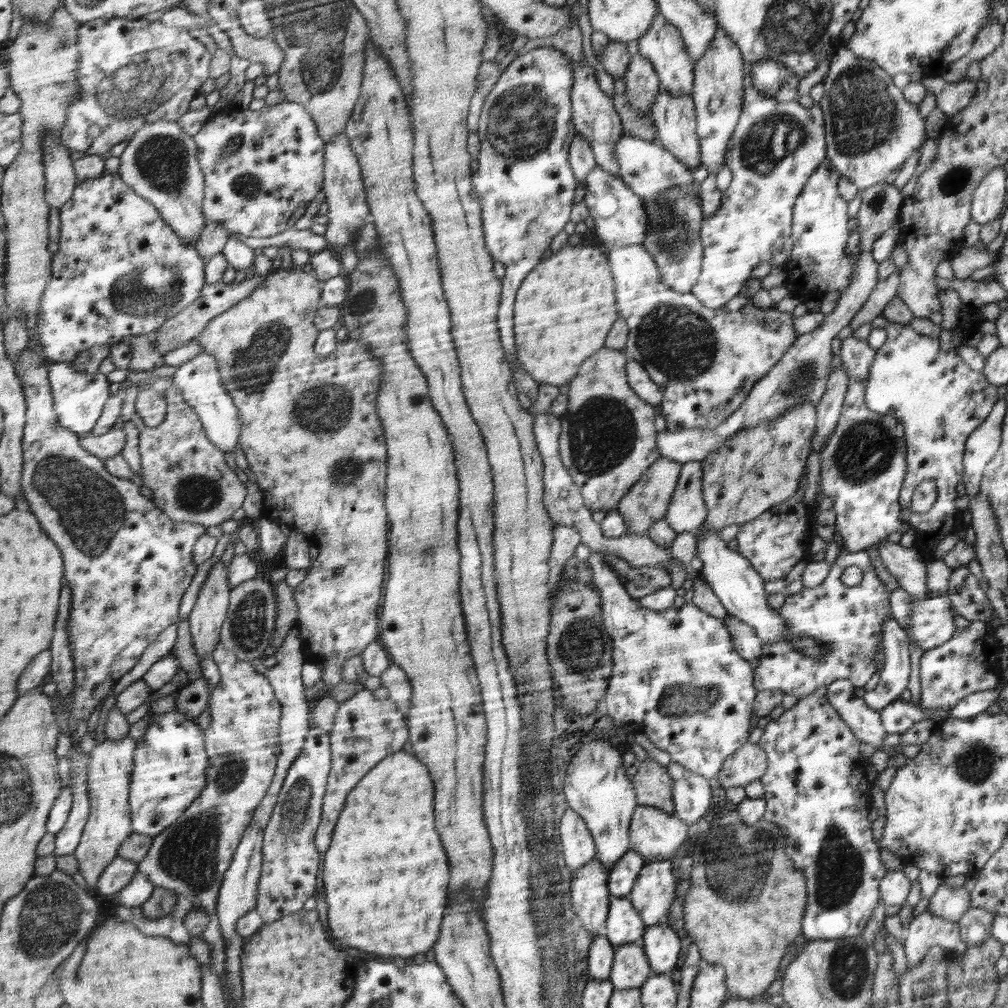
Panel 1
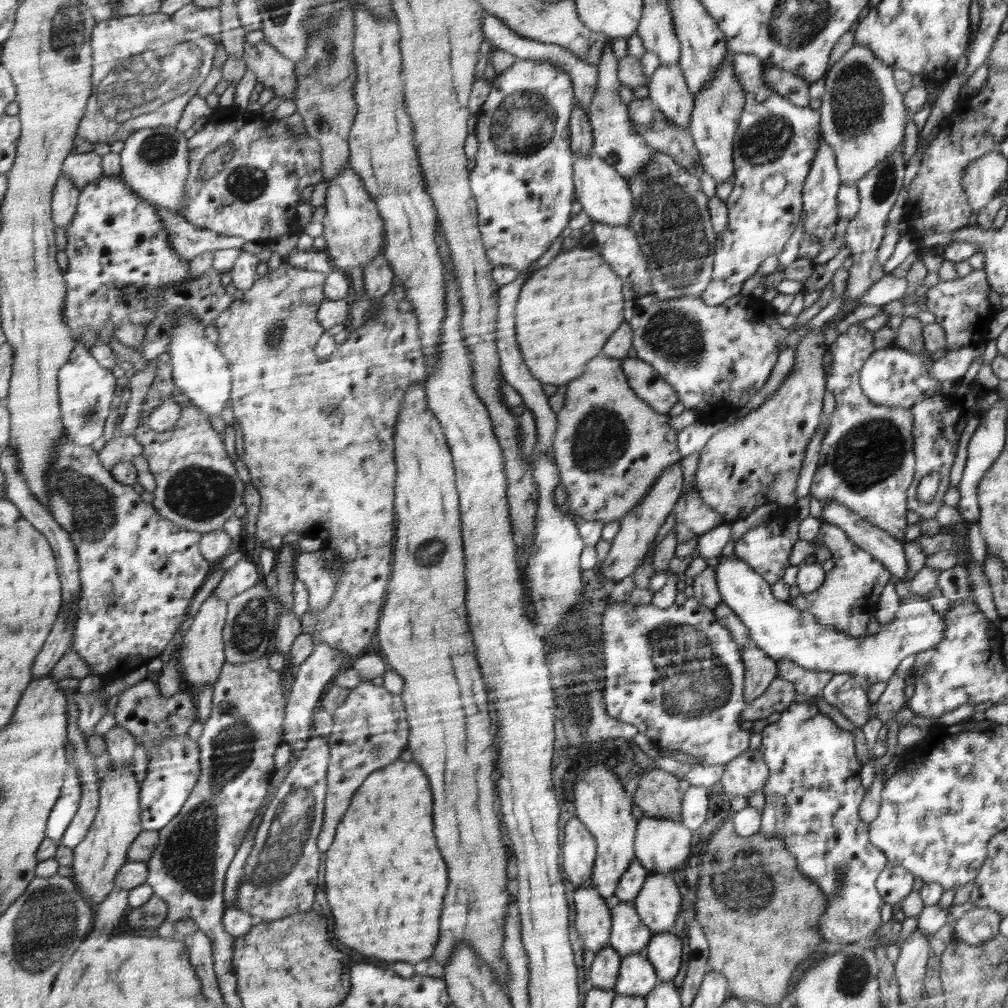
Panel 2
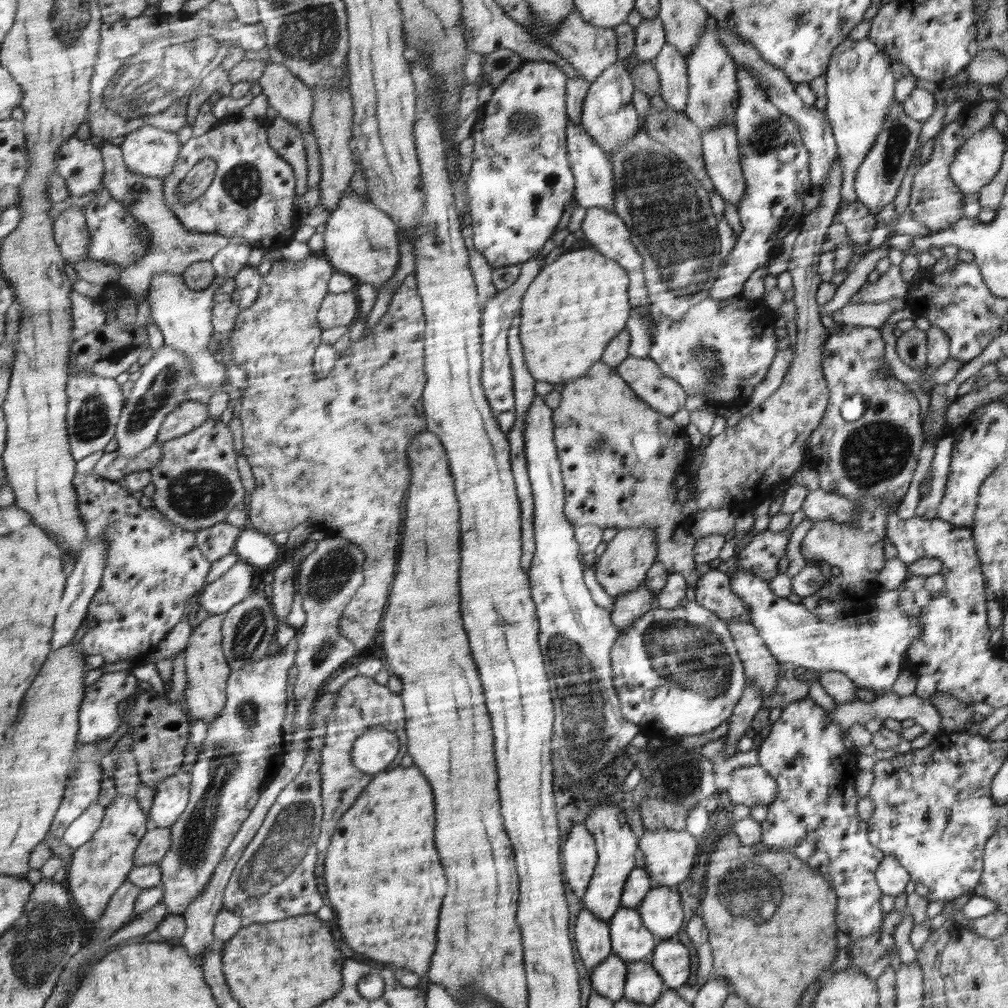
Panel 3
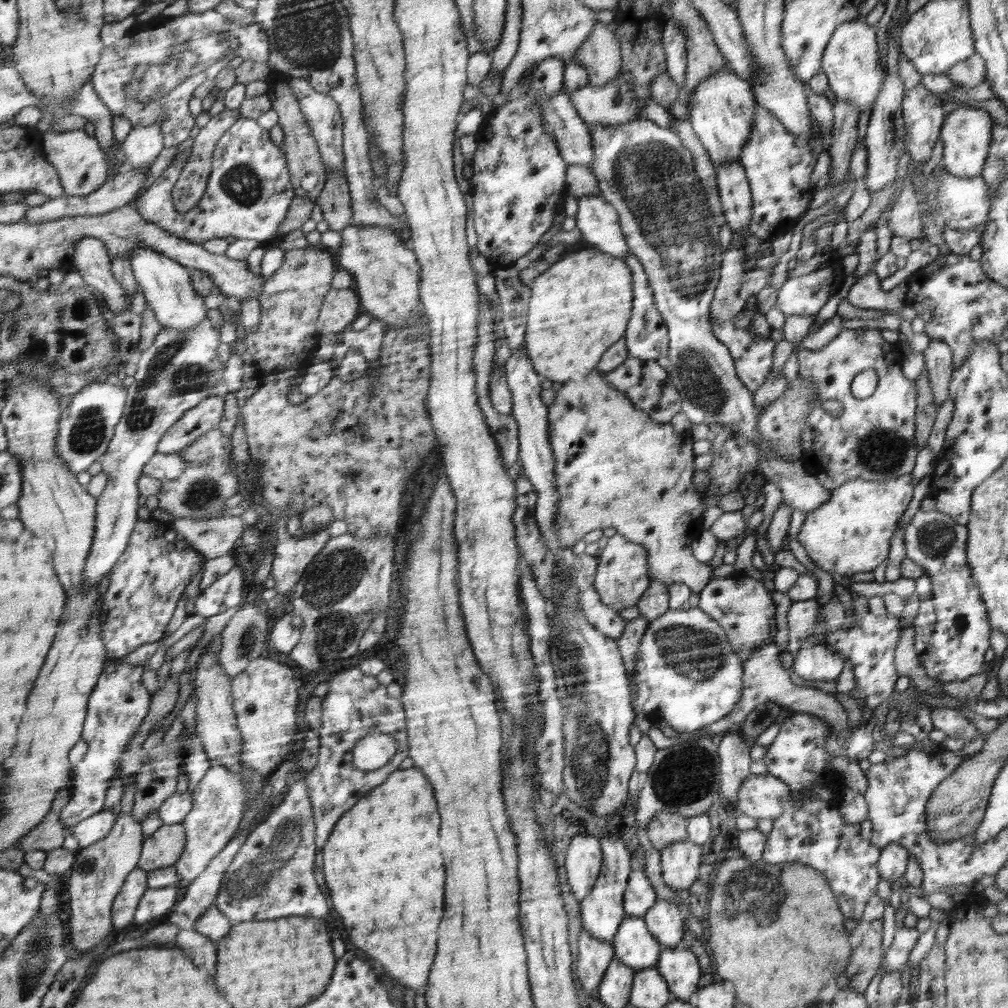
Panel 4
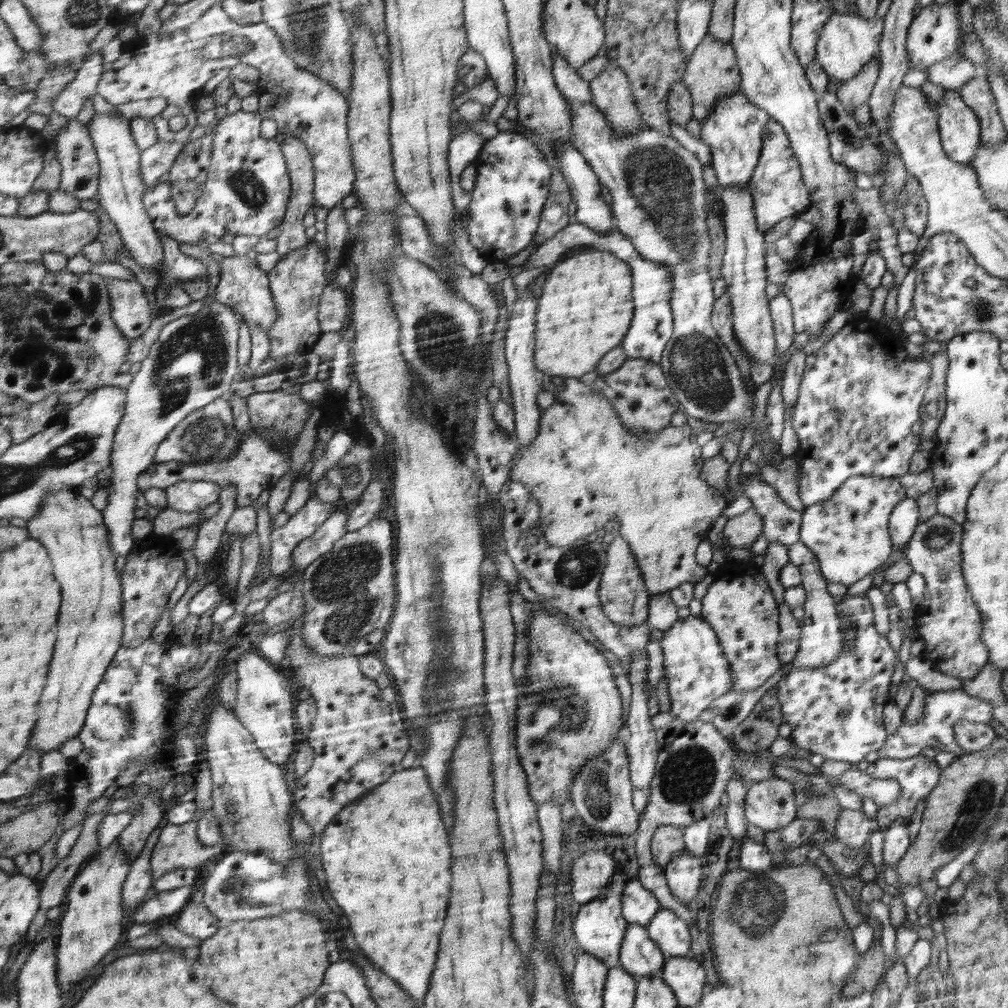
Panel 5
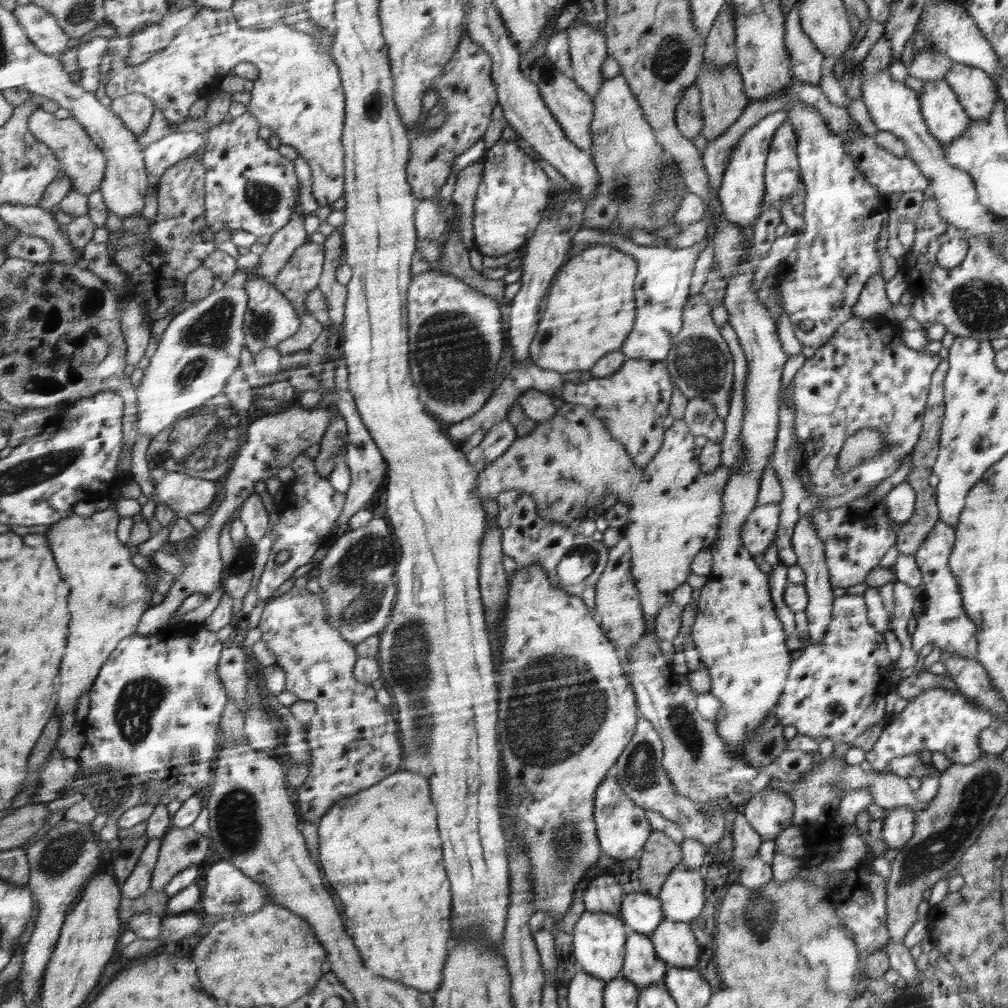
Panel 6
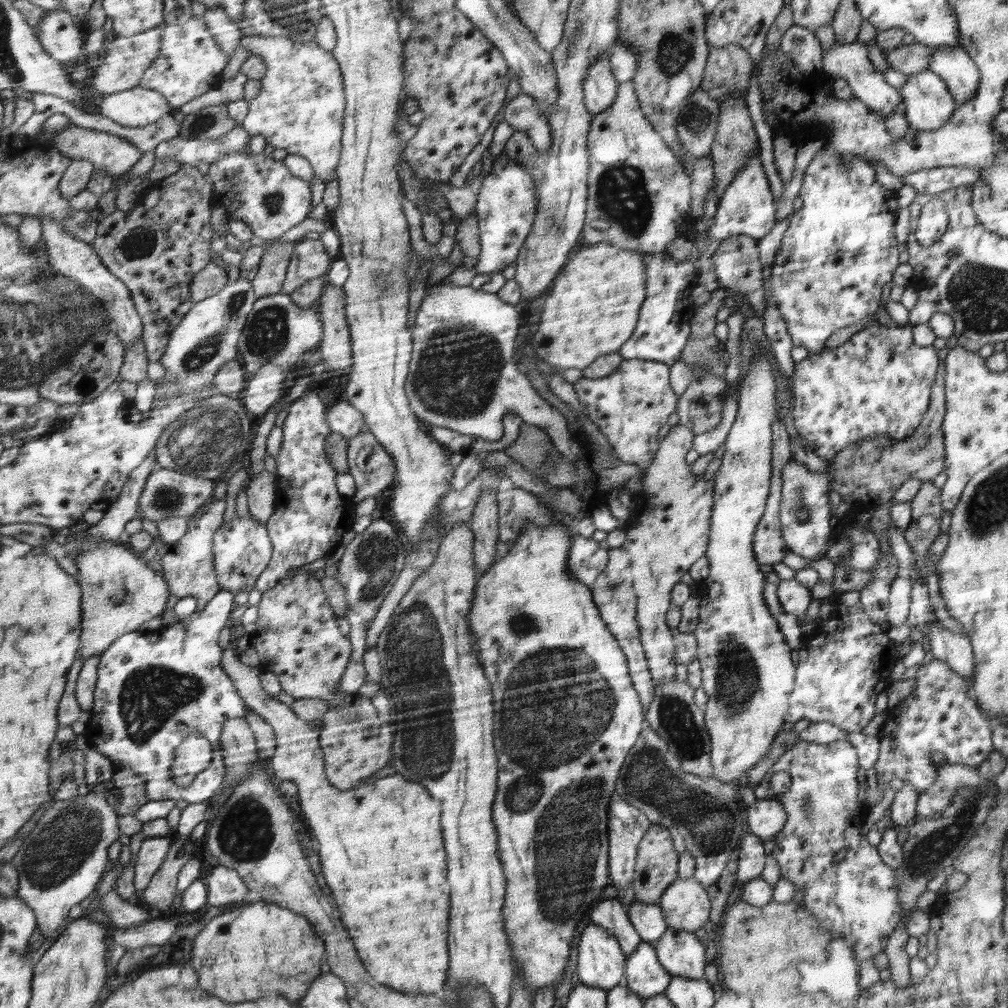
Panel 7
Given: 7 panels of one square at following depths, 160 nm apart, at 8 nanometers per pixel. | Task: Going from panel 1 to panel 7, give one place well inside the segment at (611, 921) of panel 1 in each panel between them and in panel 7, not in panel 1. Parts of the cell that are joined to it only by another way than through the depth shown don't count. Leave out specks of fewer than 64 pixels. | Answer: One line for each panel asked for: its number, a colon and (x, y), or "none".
2: (629, 936)
3: (632, 940)
4: (636, 946)
5: (640, 956)
6: (643, 966)
7: (646, 977)

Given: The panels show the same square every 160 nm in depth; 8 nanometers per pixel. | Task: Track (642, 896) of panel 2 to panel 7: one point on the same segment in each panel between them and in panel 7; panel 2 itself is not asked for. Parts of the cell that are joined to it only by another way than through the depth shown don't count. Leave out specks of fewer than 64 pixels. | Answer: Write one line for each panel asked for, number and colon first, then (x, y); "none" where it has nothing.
3: (661, 910)
4: (663, 920)
5: (668, 931)
6: (674, 942)
7: (679, 952)

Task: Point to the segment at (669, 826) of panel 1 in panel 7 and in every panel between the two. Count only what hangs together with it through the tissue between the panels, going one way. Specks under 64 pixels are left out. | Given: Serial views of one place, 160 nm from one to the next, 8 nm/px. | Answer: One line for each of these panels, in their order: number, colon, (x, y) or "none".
2: (661, 844)
3: (668, 855)
4: (680, 861)
5: (683, 874)
6: (682, 897)
7: (685, 906)

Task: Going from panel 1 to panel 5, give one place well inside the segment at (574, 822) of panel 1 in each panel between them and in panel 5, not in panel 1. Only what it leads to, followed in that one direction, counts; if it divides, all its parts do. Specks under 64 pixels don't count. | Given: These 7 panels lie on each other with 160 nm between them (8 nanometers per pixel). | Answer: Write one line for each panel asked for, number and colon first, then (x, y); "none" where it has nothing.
2: (579, 849)
3: (579, 851)
4: (583, 859)
5: (592, 870)

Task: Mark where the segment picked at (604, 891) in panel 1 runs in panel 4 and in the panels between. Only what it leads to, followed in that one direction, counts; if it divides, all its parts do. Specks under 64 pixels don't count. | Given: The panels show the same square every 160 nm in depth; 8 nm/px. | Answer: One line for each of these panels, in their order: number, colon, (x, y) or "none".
2: (592, 923)
3: (592, 938)
4: (594, 956)

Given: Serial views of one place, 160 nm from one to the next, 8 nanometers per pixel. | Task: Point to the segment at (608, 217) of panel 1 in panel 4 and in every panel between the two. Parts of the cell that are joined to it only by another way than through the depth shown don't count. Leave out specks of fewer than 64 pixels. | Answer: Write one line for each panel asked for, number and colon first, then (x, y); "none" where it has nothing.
2: (604, 195)
3: (595, 181)
4: (573, 137)

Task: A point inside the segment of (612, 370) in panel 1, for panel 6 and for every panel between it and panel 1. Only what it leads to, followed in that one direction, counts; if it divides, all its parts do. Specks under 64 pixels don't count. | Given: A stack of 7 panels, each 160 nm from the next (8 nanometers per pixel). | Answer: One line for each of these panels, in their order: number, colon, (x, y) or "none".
2: (610, 446)
3: (619, 457)
4: (614, 467)
5: (584, 469)
6: (572, 467)

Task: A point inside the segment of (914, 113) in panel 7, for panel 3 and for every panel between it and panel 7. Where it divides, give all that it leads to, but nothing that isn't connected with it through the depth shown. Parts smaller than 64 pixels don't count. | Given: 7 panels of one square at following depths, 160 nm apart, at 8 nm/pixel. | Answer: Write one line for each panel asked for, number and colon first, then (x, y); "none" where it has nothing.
3: (977, 163)
4: (967, 132)
5: (959, 125)
6: (947, 119)

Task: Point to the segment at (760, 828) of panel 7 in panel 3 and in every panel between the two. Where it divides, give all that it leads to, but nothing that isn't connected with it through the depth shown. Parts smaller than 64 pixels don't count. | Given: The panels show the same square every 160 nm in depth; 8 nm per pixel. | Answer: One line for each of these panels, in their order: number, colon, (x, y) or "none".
3: (750, 785)
4: (761, 796)
5: (769, 804)
6: (770, 811)

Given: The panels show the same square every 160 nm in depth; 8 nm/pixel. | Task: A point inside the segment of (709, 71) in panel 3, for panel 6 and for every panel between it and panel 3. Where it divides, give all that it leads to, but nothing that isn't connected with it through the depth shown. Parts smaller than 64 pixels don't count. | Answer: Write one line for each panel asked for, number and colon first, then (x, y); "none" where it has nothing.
4: (722, 107)
5: (733, 131)
6: (741, 193)

